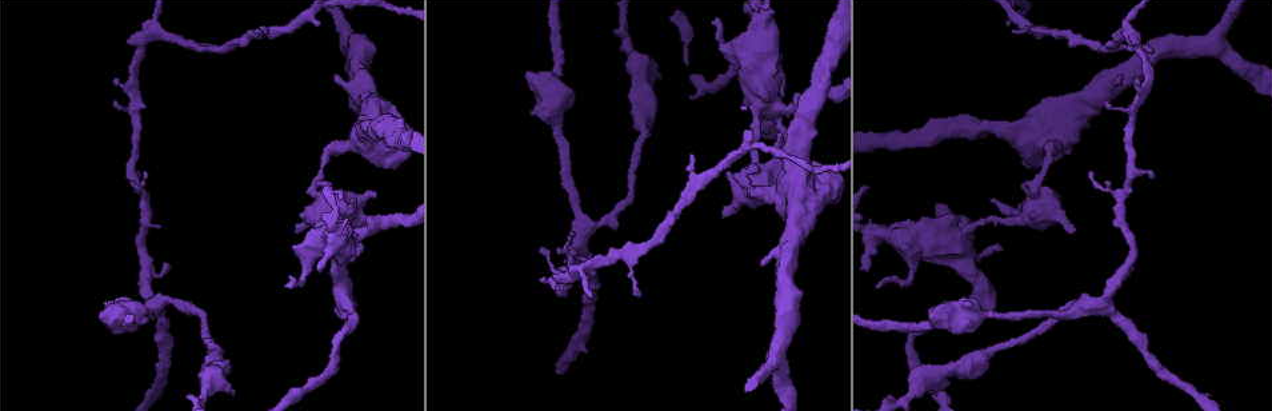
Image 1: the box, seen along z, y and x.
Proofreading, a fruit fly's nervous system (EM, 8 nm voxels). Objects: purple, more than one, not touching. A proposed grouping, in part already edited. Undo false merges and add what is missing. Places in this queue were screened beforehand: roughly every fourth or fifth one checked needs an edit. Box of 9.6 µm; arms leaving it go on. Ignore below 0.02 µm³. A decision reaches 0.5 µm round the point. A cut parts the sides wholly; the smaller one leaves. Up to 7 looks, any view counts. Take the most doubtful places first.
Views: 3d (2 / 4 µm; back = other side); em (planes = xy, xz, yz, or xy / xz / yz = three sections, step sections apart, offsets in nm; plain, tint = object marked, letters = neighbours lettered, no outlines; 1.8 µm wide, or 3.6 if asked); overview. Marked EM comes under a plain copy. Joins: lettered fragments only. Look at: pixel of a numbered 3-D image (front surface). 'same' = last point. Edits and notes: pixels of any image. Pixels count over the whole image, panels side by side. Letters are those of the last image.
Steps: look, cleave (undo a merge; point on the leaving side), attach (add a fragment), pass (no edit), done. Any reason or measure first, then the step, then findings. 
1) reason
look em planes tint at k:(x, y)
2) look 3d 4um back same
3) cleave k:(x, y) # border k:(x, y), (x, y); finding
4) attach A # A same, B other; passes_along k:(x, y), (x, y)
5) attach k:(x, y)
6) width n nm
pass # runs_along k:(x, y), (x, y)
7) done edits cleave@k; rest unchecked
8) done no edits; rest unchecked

thick turns thin
look 3d 4um at 1:(961, 236)

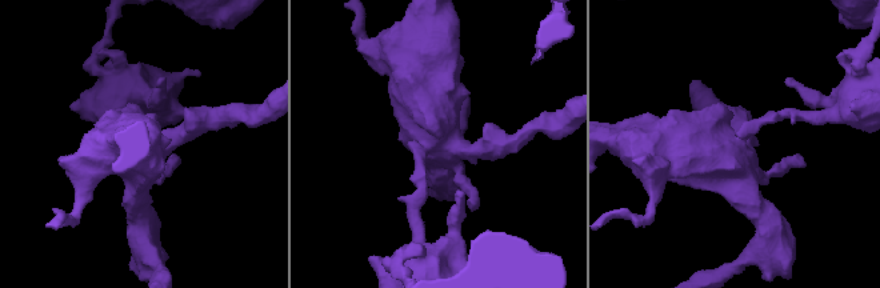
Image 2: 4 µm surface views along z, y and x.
look em 3.6um xz step 4 tint at 2:(736, 137)

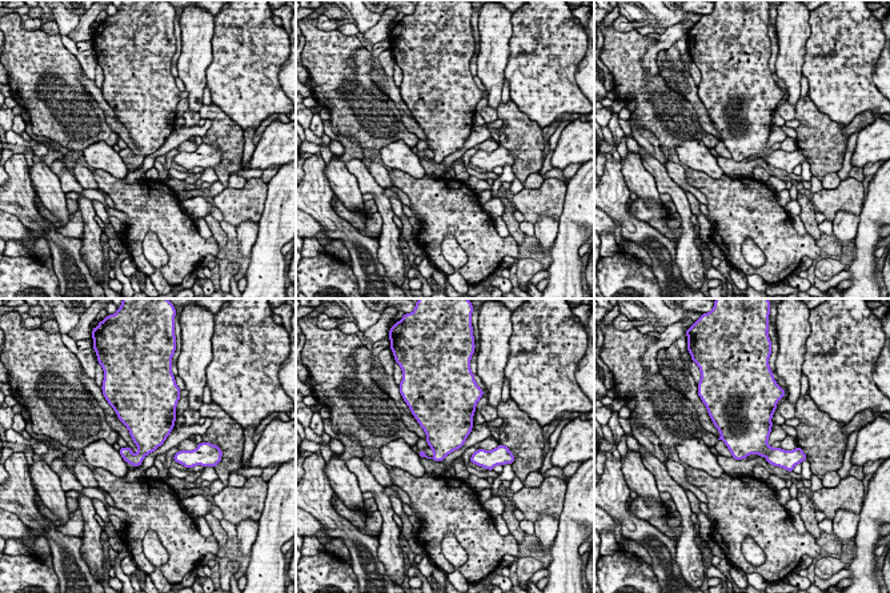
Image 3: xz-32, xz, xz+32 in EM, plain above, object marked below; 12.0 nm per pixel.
cut it another way
look em 3.6um planes letters same

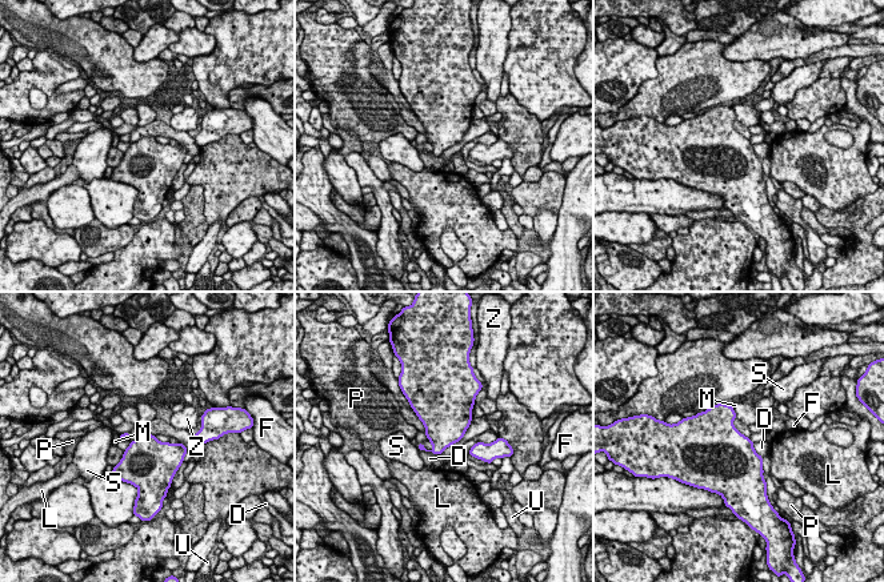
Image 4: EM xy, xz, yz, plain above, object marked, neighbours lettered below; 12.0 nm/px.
pass # D other, F other, L other, M other, P other, S other, U other, Z other; one neuron here

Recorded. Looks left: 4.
sharp bend
look em xz step 8 tint at 1:(151, 33)

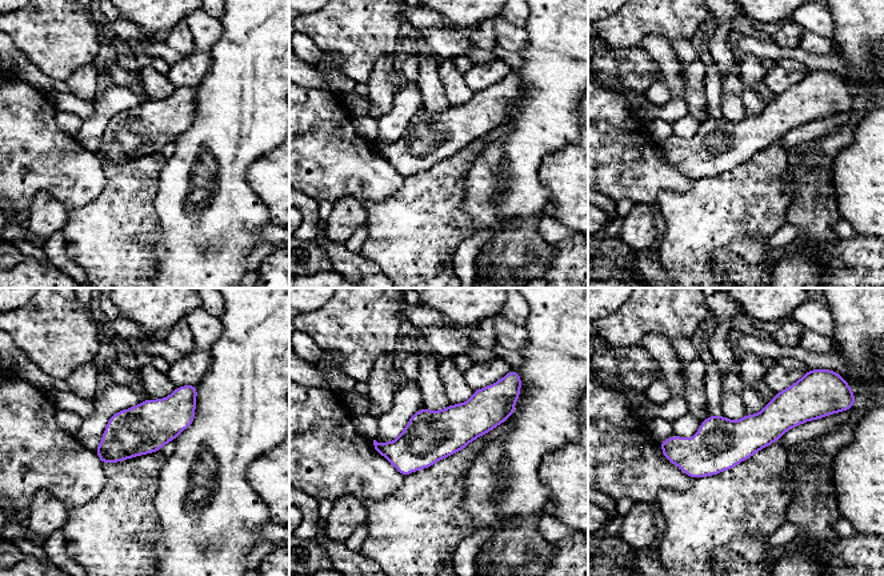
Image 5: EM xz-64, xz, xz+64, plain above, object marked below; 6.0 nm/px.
look em planes letters same

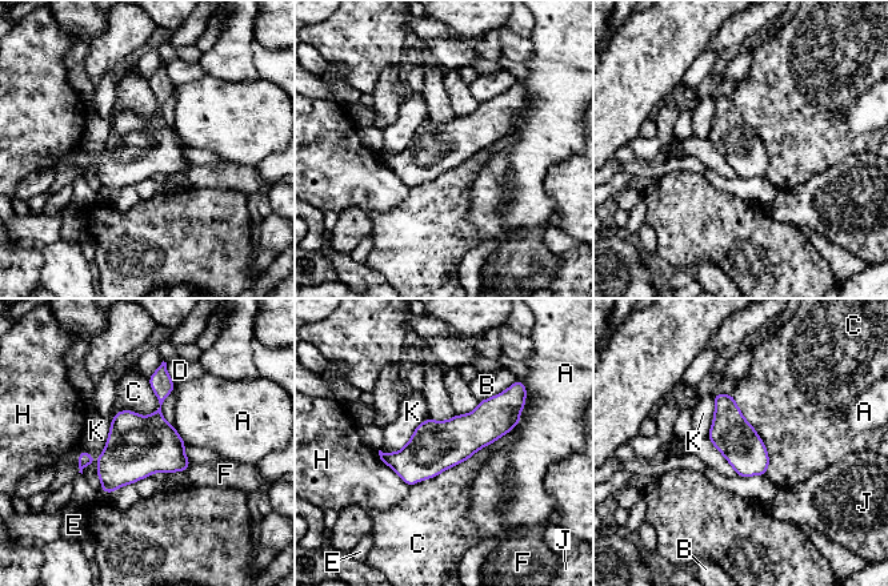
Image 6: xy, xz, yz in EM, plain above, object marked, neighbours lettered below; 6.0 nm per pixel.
pass # A other, B other, C other, D other, E other, F other, H other, J other, K other; runs_along 6:(512, 406), (422, 458), (383, 456); all the same neuron

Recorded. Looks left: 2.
free end
look em xy step 16 letters at 1:(291, 288)

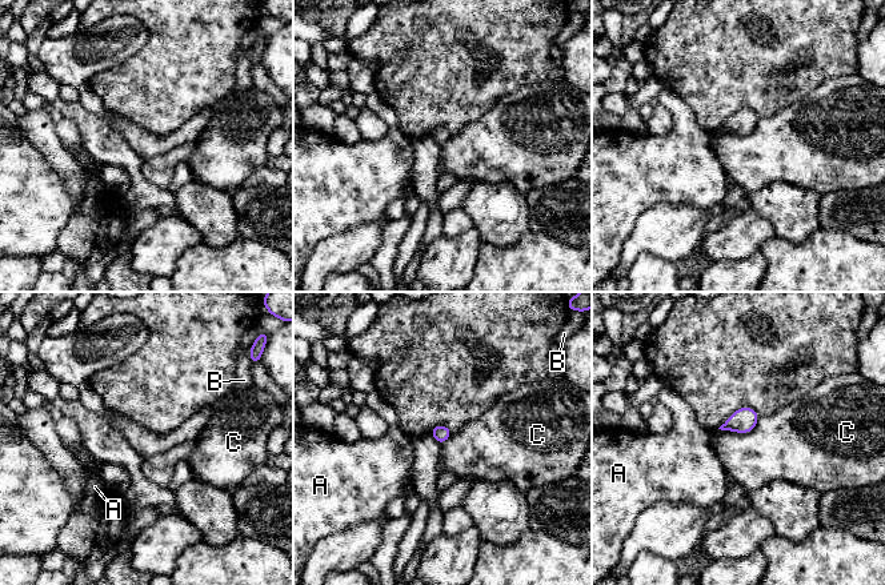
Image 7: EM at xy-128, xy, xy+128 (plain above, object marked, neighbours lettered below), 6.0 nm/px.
look em planes letters same

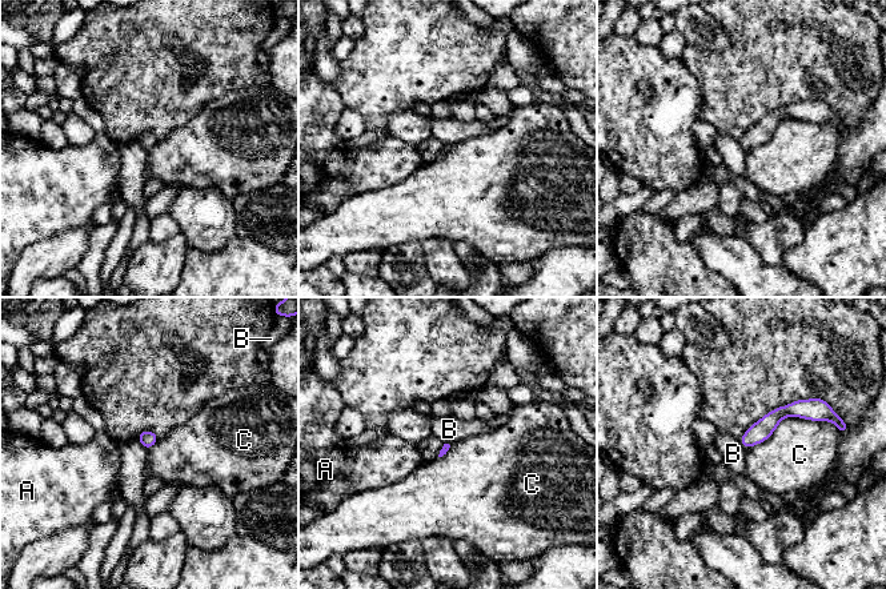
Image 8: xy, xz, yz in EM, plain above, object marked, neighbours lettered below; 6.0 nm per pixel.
pass # A other, B other, C other; runs_along 8:(814, 405), (784, 411), (744, 440); no lettered fragment goes on from it

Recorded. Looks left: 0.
done no edits; rest unchecked

